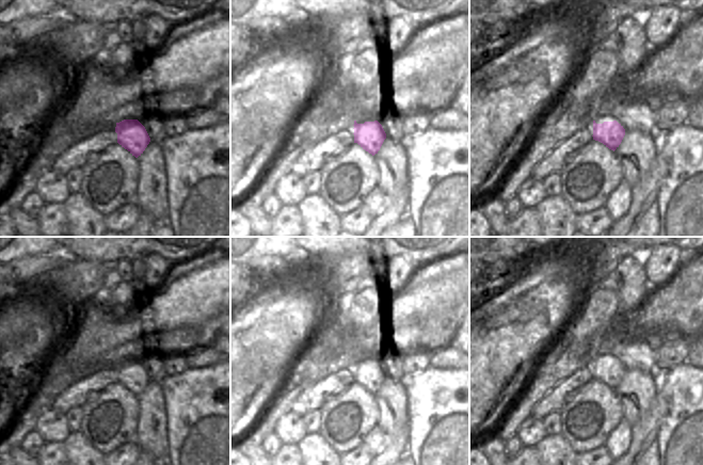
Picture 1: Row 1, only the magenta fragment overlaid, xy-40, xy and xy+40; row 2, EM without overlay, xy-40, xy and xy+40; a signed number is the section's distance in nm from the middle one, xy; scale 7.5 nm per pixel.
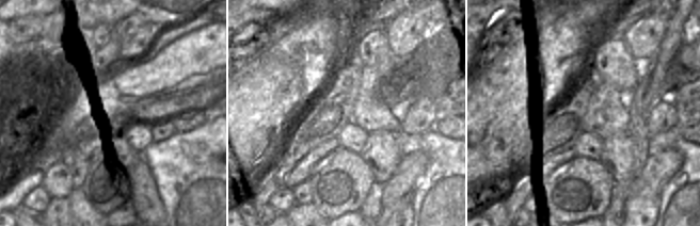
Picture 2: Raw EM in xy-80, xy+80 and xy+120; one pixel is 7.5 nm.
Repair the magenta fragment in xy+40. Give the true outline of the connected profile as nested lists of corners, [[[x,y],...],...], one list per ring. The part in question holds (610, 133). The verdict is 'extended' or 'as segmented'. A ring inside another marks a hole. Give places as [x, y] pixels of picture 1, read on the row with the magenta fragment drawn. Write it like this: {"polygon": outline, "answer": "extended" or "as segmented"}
{"polygon": [[[593,121],[587,129],[592,134],[593,140],[603,143],[613,151],[619,147],[625,135],[625,129],[617,121],[604,122],[603,124],[596,124]]], "answer": "extended"}

